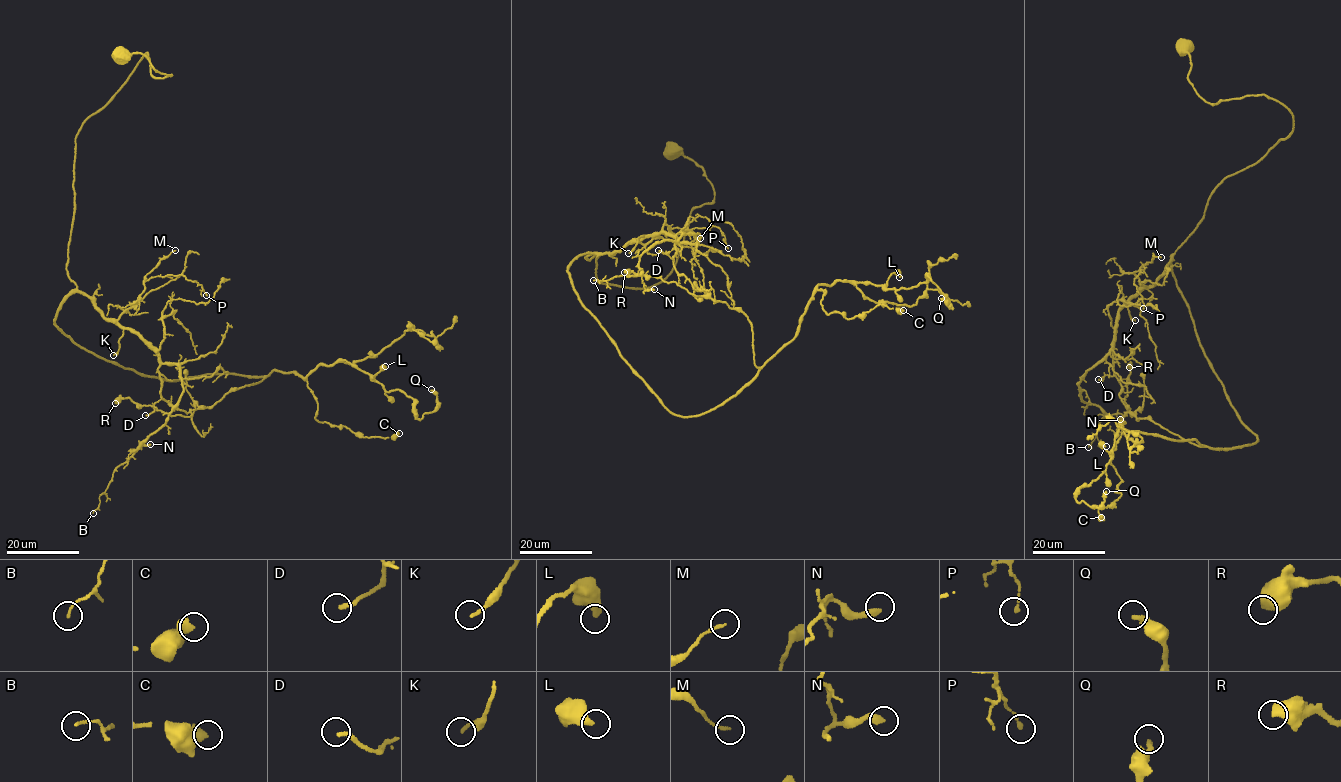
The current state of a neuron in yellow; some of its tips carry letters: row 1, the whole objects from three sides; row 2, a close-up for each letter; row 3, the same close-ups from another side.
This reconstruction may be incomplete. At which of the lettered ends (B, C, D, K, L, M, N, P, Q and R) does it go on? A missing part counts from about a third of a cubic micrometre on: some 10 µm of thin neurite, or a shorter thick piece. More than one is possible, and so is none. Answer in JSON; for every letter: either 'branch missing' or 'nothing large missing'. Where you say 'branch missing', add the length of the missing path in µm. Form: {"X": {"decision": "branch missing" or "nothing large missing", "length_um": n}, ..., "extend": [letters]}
{"B": {"decision": "nothing large missing"}, "C": {"decision": "nothing large missing"}, "D": {"decision": "nothing large missing"}, "K": {"decision": "nothing large missing"}, "L": {"decision": "nothing large missing"}, "M": {"decision": "nothing large missing"}, "N": {"decision": "nothing large missing"}, "P": {"decision": "nothing large missing"}, "Q": {"decision": "nothing large missing"}, "R": {"decision": "nothing large missing"}, "extend": []}

